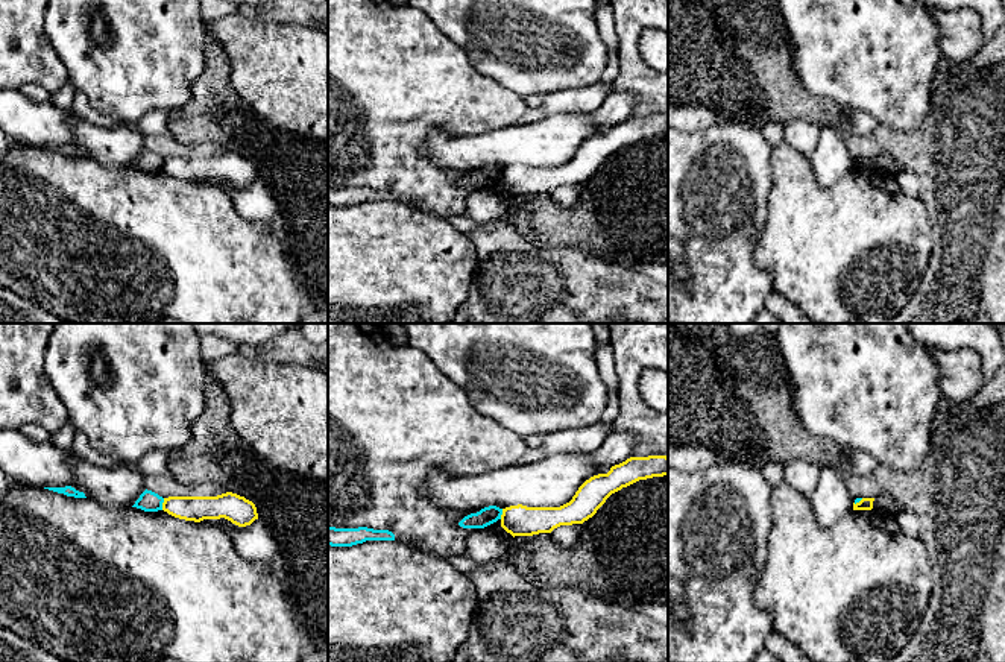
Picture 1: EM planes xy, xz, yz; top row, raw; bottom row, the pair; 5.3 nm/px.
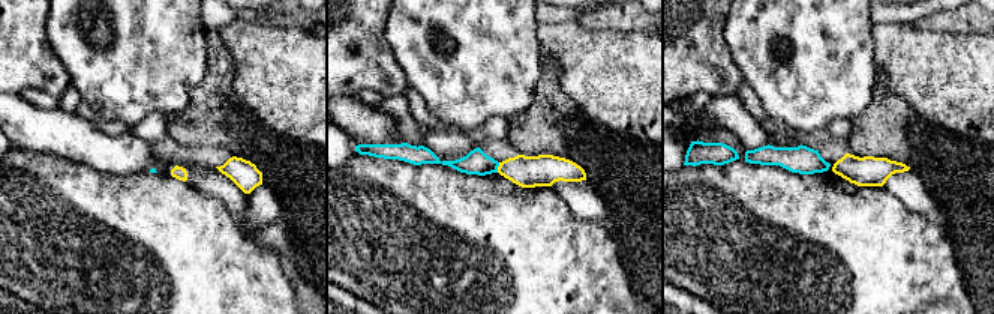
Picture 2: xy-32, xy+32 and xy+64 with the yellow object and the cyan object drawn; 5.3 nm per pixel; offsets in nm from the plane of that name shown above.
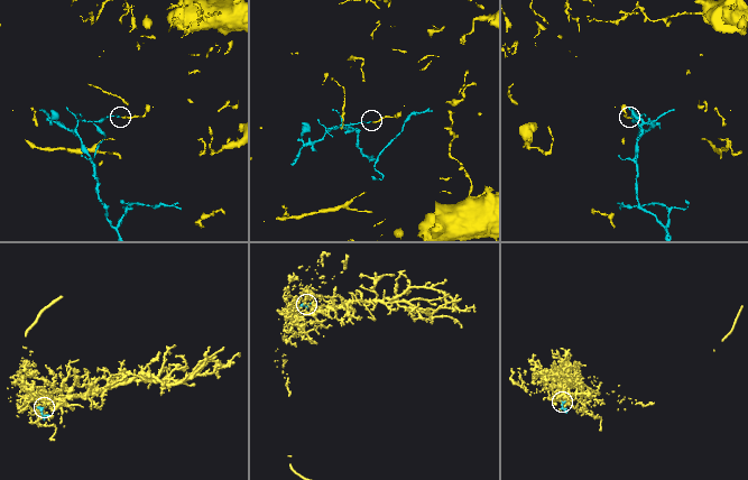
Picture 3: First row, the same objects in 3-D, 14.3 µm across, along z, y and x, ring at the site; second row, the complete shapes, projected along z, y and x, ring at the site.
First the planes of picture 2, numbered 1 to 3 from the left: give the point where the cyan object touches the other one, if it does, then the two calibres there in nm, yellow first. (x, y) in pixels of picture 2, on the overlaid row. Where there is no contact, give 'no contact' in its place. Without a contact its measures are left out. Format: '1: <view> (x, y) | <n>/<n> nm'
1: no contact
2: xy+32 (498, 167) | 180/130 nm
3: no contact

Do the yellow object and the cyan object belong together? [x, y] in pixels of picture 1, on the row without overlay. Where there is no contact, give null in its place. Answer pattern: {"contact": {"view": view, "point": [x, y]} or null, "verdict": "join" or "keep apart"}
{"contact": {"view": "xy", "point": [163, 164]}, "verdict": "keep apart"}

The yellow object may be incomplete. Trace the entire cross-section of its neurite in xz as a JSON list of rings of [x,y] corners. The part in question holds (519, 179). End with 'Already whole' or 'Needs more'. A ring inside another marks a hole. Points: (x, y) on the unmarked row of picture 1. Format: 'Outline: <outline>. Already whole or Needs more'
Outline: [[[666,115],[630,117],[625,121],[610,128],[607,134],[598,134],[586,140],[572,159],[560,167],[527,167],[522,164],[502,169],[501,187],[515,196],[533,196],[539,193],[551,193],[560,185],[583,184],[592,178],[606,159],[639,140],[668,135]]]. Already whole

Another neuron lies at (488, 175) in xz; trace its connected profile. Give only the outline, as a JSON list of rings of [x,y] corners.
[[[489,166],[481,169],[477,173],[471,173],[468,176],[465,176],[458,185],[463,188],[484,188],[493,182],[496,182],[498,179],[501,179],[502,175],[502,169],[496,167],[496,166]]]

